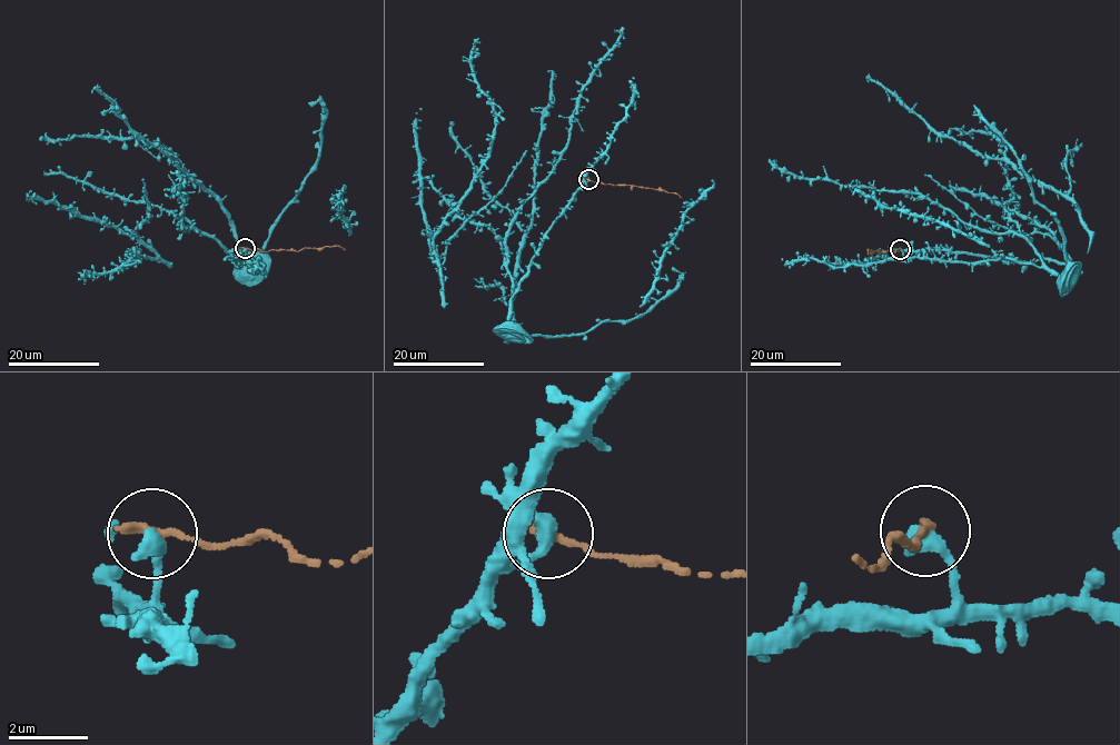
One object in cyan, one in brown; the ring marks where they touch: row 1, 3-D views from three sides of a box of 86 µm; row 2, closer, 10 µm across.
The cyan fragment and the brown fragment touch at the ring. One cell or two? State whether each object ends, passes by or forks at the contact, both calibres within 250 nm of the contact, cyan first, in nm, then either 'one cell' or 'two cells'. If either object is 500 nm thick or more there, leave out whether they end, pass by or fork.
cyan ends there; brown ends there; 460 nm thick on the cyan side, 240 nm on the other; two cells

